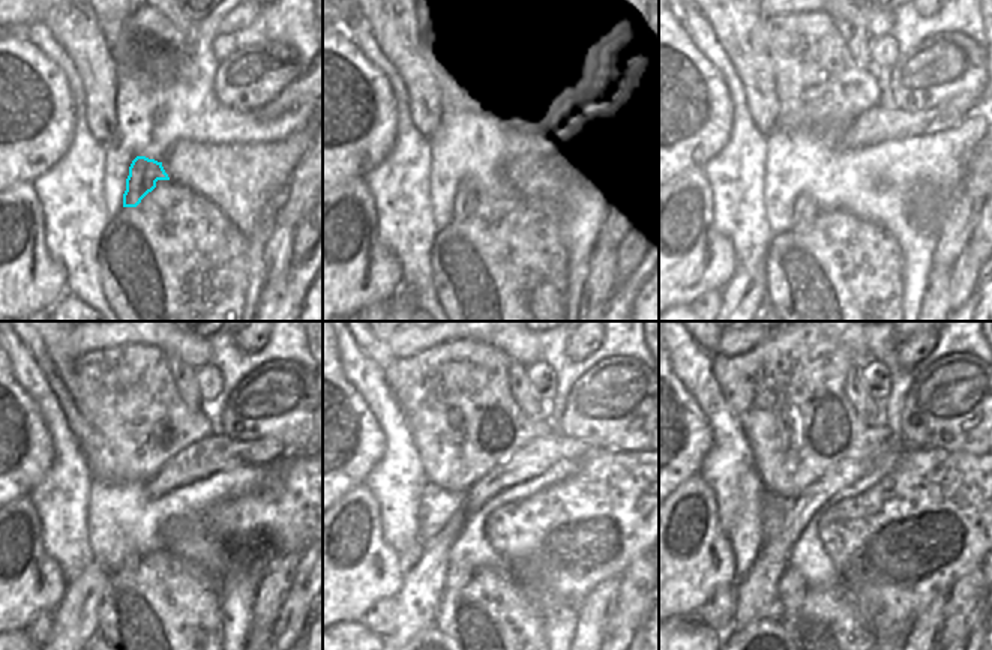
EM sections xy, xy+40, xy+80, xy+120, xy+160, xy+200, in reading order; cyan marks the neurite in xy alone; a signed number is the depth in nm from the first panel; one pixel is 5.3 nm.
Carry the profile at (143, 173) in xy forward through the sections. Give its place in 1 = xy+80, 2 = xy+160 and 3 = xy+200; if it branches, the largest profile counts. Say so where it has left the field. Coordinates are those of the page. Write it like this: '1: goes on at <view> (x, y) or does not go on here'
1: goes on at xy+80 (805, 210)
2: goes on at xy+160 (458, 575)
3: goes on at xy+200 (791, 589)

